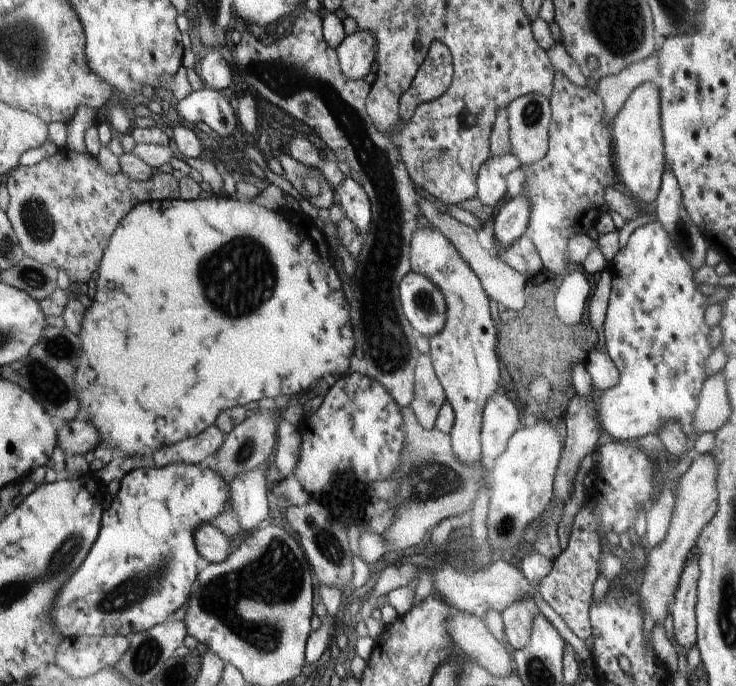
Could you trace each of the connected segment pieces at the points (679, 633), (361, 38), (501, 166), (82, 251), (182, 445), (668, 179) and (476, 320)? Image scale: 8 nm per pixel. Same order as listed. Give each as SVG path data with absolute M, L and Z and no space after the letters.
M692 555L685 560L675 598L672 600L670 612L673 618L673 632L677 644L684 648L694 647L697 642L697 614L695 611L697 599L697 584L700 578L698 555Z
M358 29L346 35L335 50L343 75L349 79L364 79L375 60L377 44L371 32Z
M514 154L501 157L490 157L482 163L477 174L477 193L483 205L490 208L498 206L501 198L506 194L506 175L516 170L522 164Z
M59 149L56 154L43 159L31 167L18 165L9 170L4 177L10 195L10 204L6 216L18 237L21 249L43 265L52 265L69 274L71 282L87 284L100 266L109 238L113 235L118 223L138 203L150 201L175 201L180 199L179 181L168 171L151 176L147 181L135 181L121 170L118 173L107 173L96 157L88 152Z
M208 427L198 436L157 448L151 455L152 462L158 468L176 463L198 465L207 456L218 453L225 439L218 427Z
M664 169L662 173L655 200L657 220L678 252L694 270L705 265L706 251L710 244L686 212L677 178L670 169Z
M436 228L417 229L411 238L410 264L411 272L429 278L445 296L446 322L442 332L429 338L431 363L437 379L445 392L454 411L454 422L450 431L451 445L457 459L464 464L473 465L482 460L481 428L483 423L483 410L488 399L497 392L500 380L500 362L497 355L498 331L492 314L490 314L490 297L481 285L480 279L474 274L469 264L458 254L454 245Z

